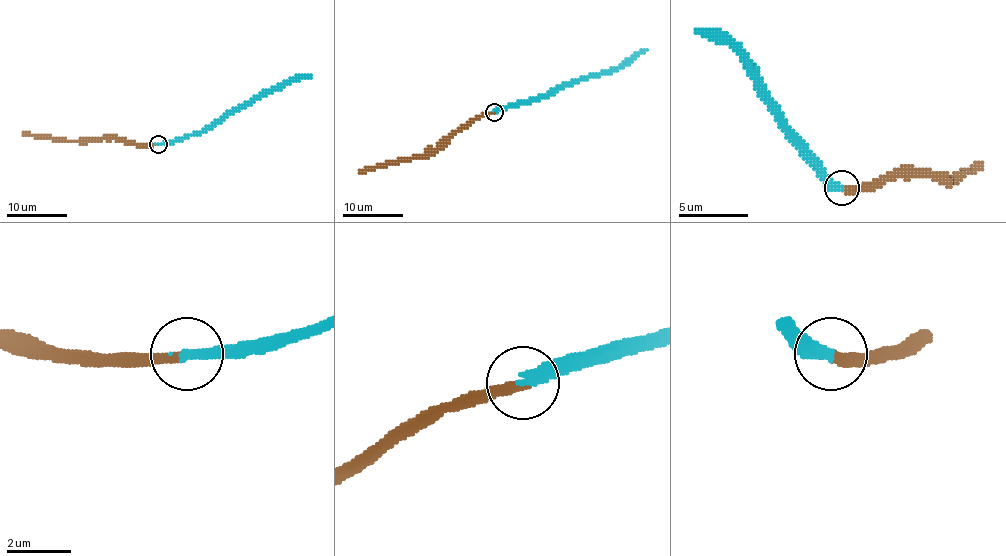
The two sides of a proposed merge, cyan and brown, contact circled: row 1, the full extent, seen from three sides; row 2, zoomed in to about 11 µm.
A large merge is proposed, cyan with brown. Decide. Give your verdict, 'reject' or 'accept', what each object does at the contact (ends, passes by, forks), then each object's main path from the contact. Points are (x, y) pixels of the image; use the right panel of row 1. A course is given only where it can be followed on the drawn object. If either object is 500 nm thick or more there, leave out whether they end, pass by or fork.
accept; cyan ends there; brown ends there; cyan runs (842, 186), (811, 159), (776, 117), (748, 64), (730, 47), (699, 29); brown runs (842, 186), (863, 186), (891, 176), (950, 179), (978, 162)

